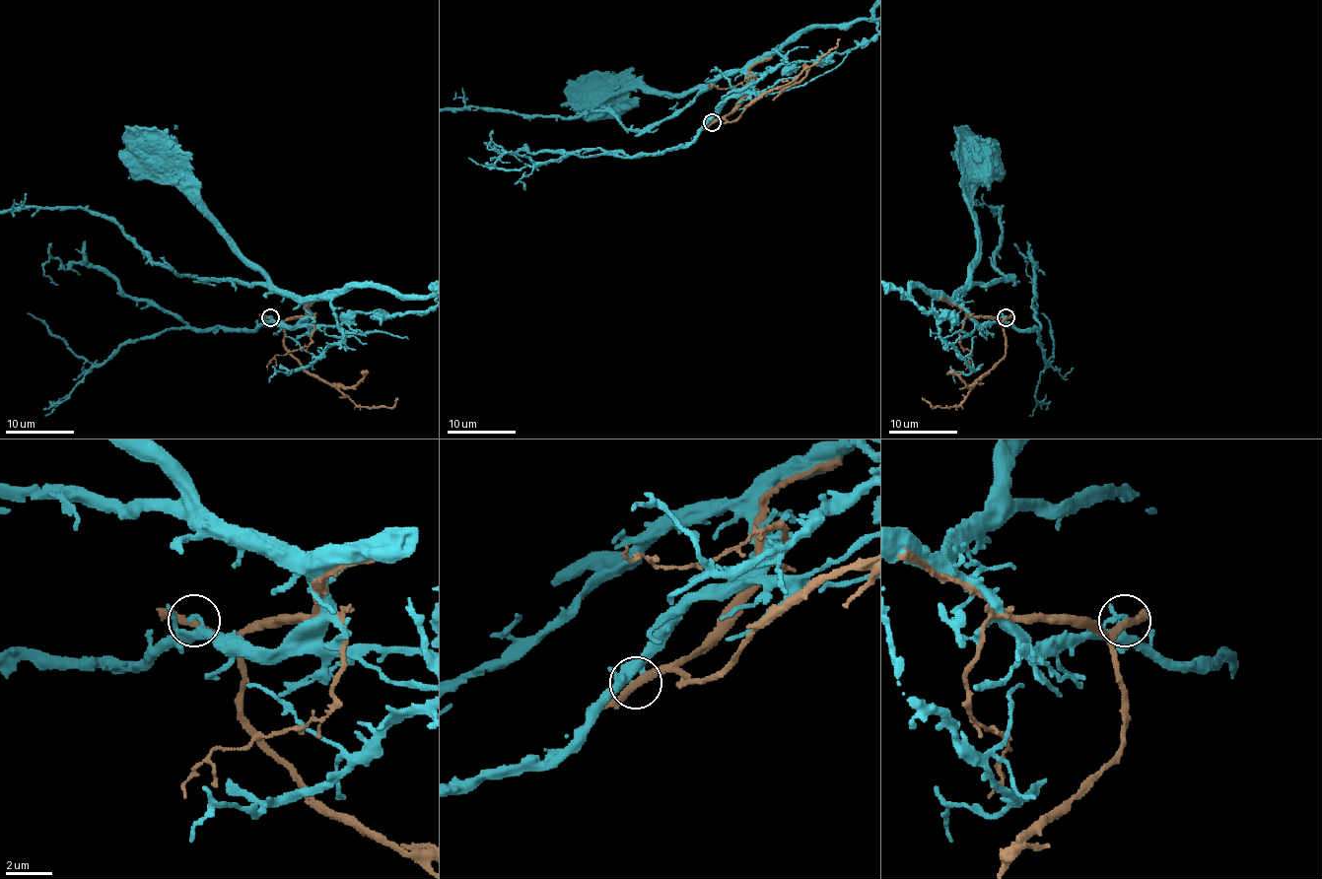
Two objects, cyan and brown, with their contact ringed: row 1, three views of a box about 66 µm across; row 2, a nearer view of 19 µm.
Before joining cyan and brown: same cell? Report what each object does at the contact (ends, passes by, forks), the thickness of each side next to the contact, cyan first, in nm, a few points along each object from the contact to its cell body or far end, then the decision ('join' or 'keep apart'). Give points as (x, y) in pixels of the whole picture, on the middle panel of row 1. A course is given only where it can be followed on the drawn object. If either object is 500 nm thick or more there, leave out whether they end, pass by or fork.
cyan ends; brown passes by; calibres 240 and 320 nm; course cyan (711, 122), (748, 85), (740, 72), (722, 72), (683, 93), (629, 88), (613, 103), (603, 104); course brown (711, 122), (723, 118), (733, 122), (752, 103), (769, 91), (778, 90), (834, 48), (839, 38); keep apart

